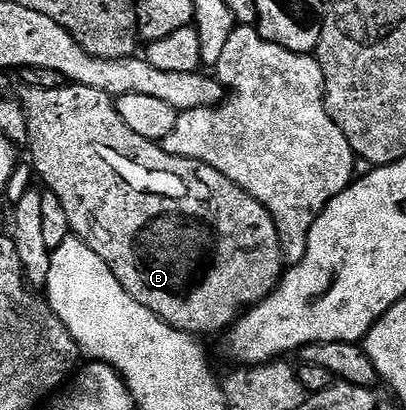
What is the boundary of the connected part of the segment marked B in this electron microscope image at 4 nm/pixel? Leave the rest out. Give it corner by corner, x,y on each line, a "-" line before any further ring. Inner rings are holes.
69,83
59,89
43,89
42,87
30,87
24,92
25,96
20,96
19,102
25,109
25,120
27,121
27,133
29,142
27,150
33,154
31,166
35,172
36,178
45,182
43,185
45,191
55,193
67,213
70,232
76,238
85,242
103,261
107,261
107,269
115,273
119,285
139,301
155,317
159,317
167,325
171,325
180,331
186,331
188,335
202,337
201,335
213,335
216,331
221,333
228,332
229,328
241,318
242,314
261,303
276,289
280,283
283,274
283,268
286,266
285,256
281,253
281,242
275,221
271,213
251,193
239,189
235,181
227,181
219,169
211,169
211,165
203,165
197,159
188,159
187,157
175,157
161,148
160,142
139,137
135,129
127,126
127,121
119,117
114,96
107,93
99,93
99,89
91,89
87,85
78,83

